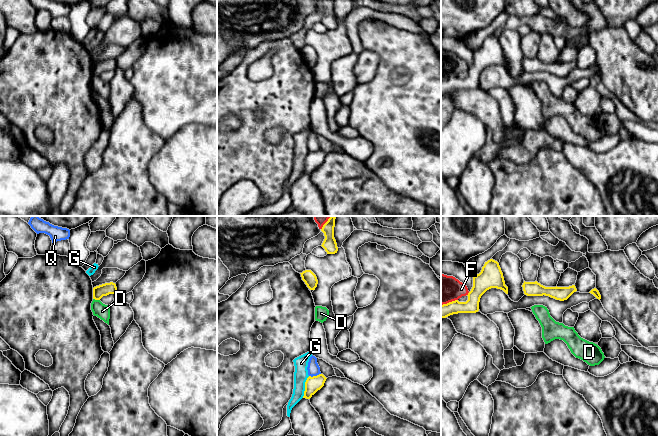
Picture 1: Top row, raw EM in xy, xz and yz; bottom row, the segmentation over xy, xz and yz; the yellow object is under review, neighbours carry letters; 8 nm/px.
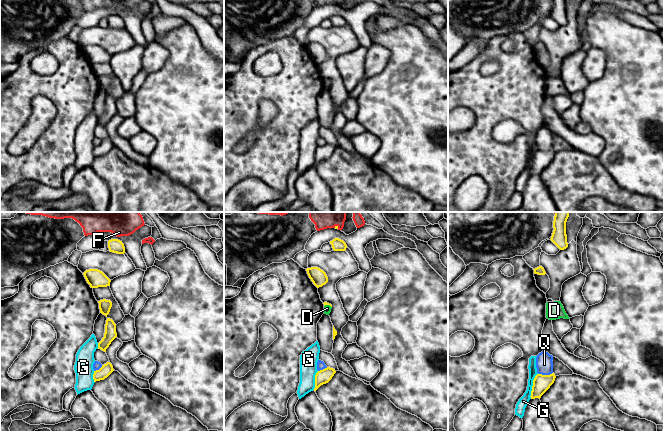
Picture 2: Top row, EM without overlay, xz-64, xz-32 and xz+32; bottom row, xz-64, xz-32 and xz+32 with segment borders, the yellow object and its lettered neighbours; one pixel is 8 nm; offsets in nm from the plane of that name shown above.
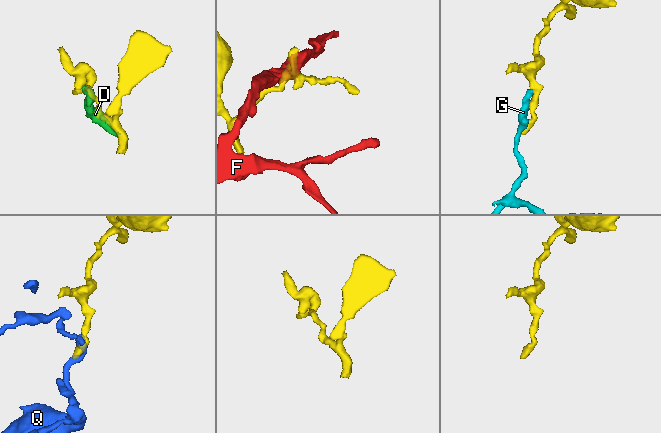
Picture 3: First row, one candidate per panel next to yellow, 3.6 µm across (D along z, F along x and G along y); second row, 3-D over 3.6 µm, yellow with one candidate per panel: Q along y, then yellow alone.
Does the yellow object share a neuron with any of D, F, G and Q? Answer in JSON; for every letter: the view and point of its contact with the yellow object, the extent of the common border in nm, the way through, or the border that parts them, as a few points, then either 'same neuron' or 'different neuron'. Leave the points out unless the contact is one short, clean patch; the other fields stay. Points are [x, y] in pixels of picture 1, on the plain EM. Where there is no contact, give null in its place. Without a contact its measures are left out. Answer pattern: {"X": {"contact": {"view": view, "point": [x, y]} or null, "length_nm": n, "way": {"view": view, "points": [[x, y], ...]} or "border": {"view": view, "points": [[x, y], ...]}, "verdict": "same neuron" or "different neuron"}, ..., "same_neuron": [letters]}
{"D": {"contact": {"view": "xy", "point": [96, 75]}, "length_nm": 60, "border": {"view": "xy", "points": [[93, 74], [99, 76]]}, "verdict": "different neuron"}, "F": {"contact": {"view": "yz", "point": [449, 78]}, "length_nm": 140, "verdict": "different neuron"}, "G": {"contact": {"view": "xz", "point": [305, 163]}, "length_nm": 190, "verdict": "different neuron"}, "Q": {"contact": {"view": "xz", "point": [314, 152]}, "length_nm": 100, "border": {"view": "xz", "points": [[320, 149], [309, 152]]}, "verdict": "different neuron"}, "same_neuron": []}

